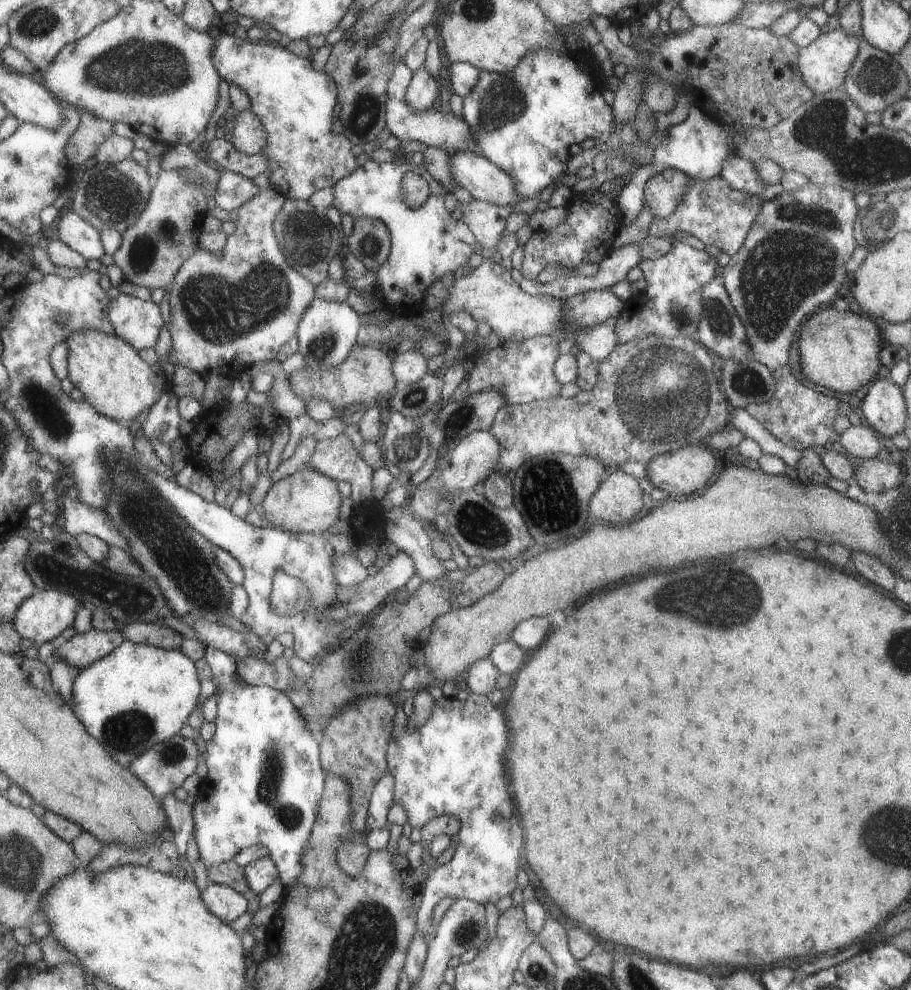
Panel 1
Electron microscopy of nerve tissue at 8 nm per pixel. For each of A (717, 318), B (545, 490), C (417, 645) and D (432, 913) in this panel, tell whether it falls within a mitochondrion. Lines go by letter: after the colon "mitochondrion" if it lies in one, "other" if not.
A: mitochondrion
B: mitochondrion
C: other
D: other

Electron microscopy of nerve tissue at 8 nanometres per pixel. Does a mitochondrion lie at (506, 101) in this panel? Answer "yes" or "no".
yes

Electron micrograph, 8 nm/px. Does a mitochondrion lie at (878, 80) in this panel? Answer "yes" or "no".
yes

